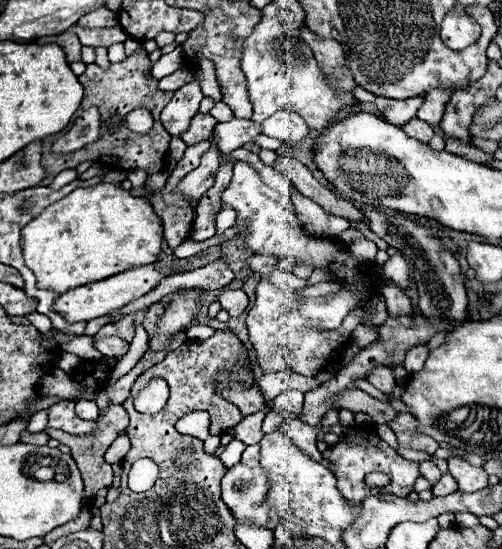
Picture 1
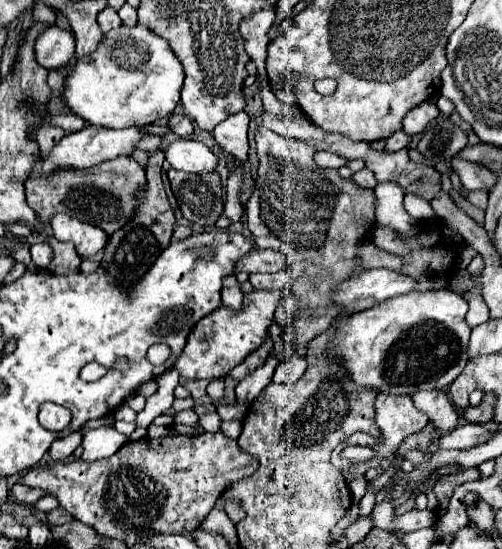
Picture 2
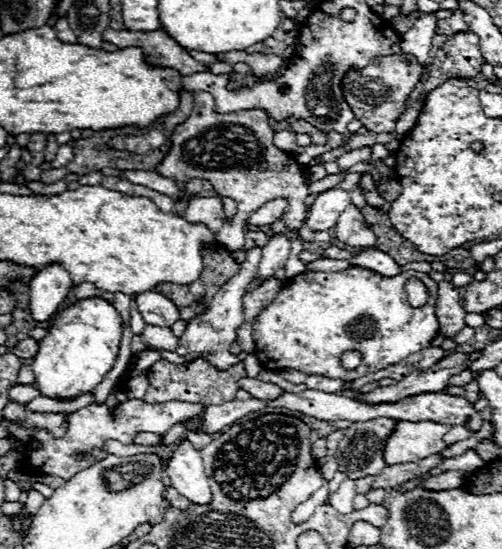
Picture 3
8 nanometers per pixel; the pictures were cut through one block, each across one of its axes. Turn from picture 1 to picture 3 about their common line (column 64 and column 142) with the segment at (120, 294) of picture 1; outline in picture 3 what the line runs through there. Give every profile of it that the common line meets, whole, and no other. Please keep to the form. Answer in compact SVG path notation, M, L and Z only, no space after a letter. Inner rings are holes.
M142 292L136 296L136 308L142 314L142 320L150 326L172 326L180 314L174 302L170 302L160 292Z

